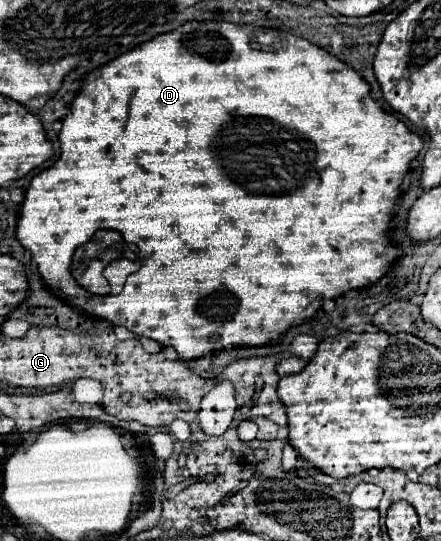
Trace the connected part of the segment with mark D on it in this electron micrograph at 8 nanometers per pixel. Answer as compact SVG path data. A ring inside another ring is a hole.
M192 21L184 23L172 33L158 35L156 39L138 45L136 49L120 55L98 71L92 71L84 79L78 97L72 101L72 113L66 115L62 121L62 155L58 157L54 167L40 171L32 179L18 219L16 237L26 249L30 249L40 275L50 283L52 289L74 299L74 305L90 315L110 321L112 325L122 325L138 337L148 337L164 347L176 349L178 357L184 361L232 347L264 347L270 343L280 343L290 327L298 327L304 321L312 319L322 307L324 299L338 299L352 289L374 285L394 267L396 259L404 255L390 241L388 231L392 221L392 209L402 191L400 185L410 171L410 163L422 151L424 139L418 133L410 131L404 121L396 119L392 113L386 113L370 97L370 85L352 67L346 67L346 63L330 55L326 49L284 31L278 31L278 47L274 51L252 49L252 45L260 45L256 33L270 33L270 29L256 29L252 25L234 25L224 21L204 21L198 25L198 21ZM368 161L370 187L354 187L348 189L348 193L340 193L340 189L320 187L320 171L324 171L324 167L344 171L348 167L366 165ZM100 229L118 231L122 233L126 243L134 243L138 247L140 269L128 277L122 293L118 295L92 295L82 289L70 273L76 247L80 243L86 243Z

